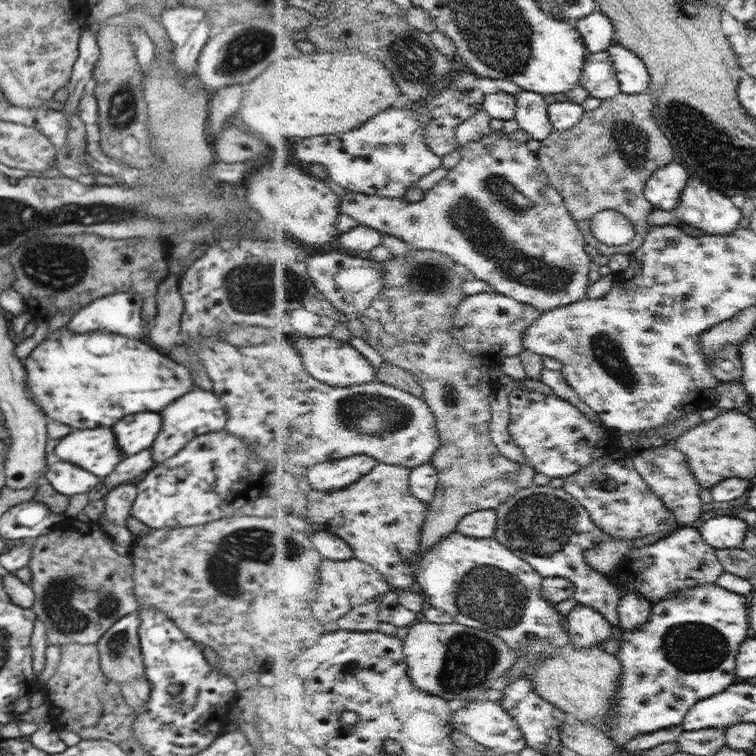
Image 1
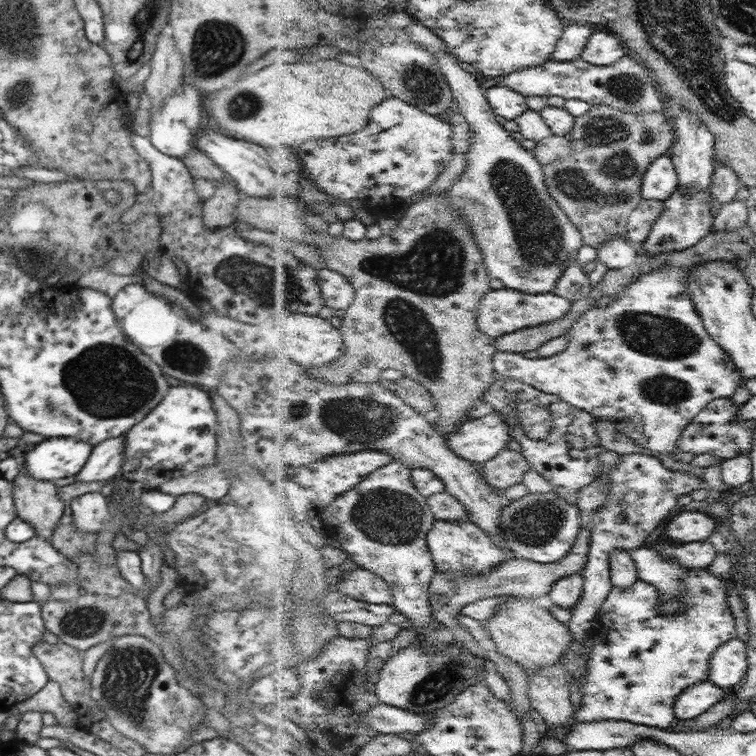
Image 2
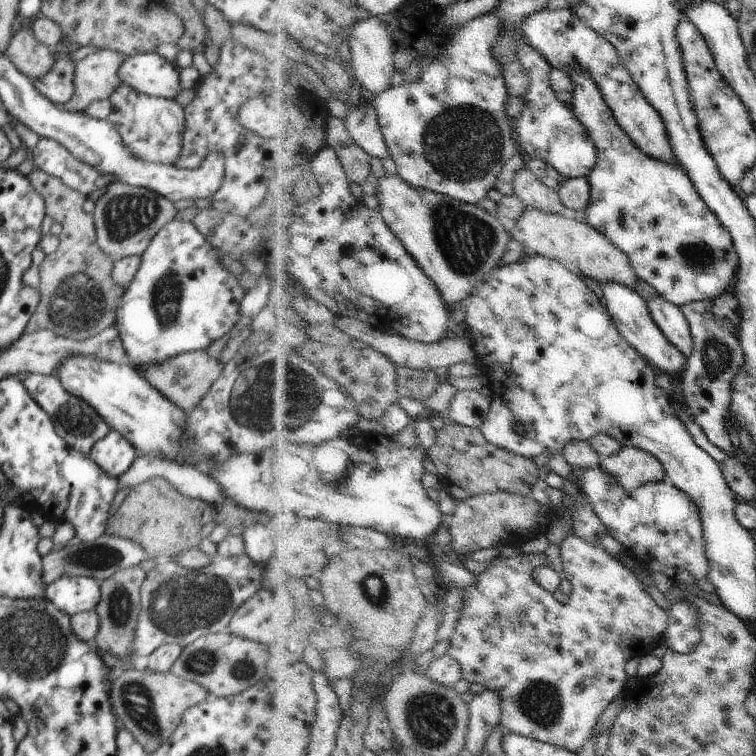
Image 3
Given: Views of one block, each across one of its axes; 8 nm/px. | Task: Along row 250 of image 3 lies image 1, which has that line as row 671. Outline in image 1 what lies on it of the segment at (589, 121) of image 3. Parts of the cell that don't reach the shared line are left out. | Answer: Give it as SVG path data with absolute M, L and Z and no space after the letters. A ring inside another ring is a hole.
M718 584L695 586L677 592L674 596L656 602L652 619L638 631L621 630L621 648L618 654L625 666L622 687L615 709L615 716L607 722L608 734L622 746L633 738L682 725L689 712L702 700L725 692L734 684L737 656L741 645L751 636L749 607L746 597L731 592Z

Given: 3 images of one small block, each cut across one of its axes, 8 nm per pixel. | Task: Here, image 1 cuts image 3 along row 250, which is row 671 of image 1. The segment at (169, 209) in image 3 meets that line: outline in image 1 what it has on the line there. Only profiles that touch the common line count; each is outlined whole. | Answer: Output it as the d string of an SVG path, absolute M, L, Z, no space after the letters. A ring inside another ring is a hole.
M139 611L122 616L100 640L98 658L104 676L120 686L136 678L145 678L142 649L140 649Z

